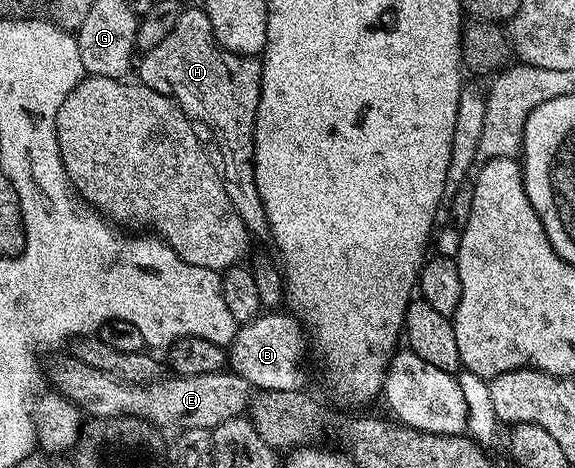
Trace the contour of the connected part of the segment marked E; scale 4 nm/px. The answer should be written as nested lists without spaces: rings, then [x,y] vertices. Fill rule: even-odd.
[[[56,352],[49,355],[45,364],[43,361],[42,372],[45,379],[55,387],[54,390],[65,399],[80,408],[83,413],[95,419],[104,419],[106,417],[134,416],[141,420],[146,420],[153,427],[163,430],[163,428],[176,428],[175,430],[184,431],[186,429],[204,429],[216,428],[224,421],[232,417],[241,416],[247,411],[248,405],[252,400],[252,387],[240,375],[230,371],[221,370],[202,374],[198,376],[178,376],[173,375],[153,381],[147,386],[125,384],[121,380],[116,380],[104,371],[98,371],[96,368],[82,362],[73,355]]]

